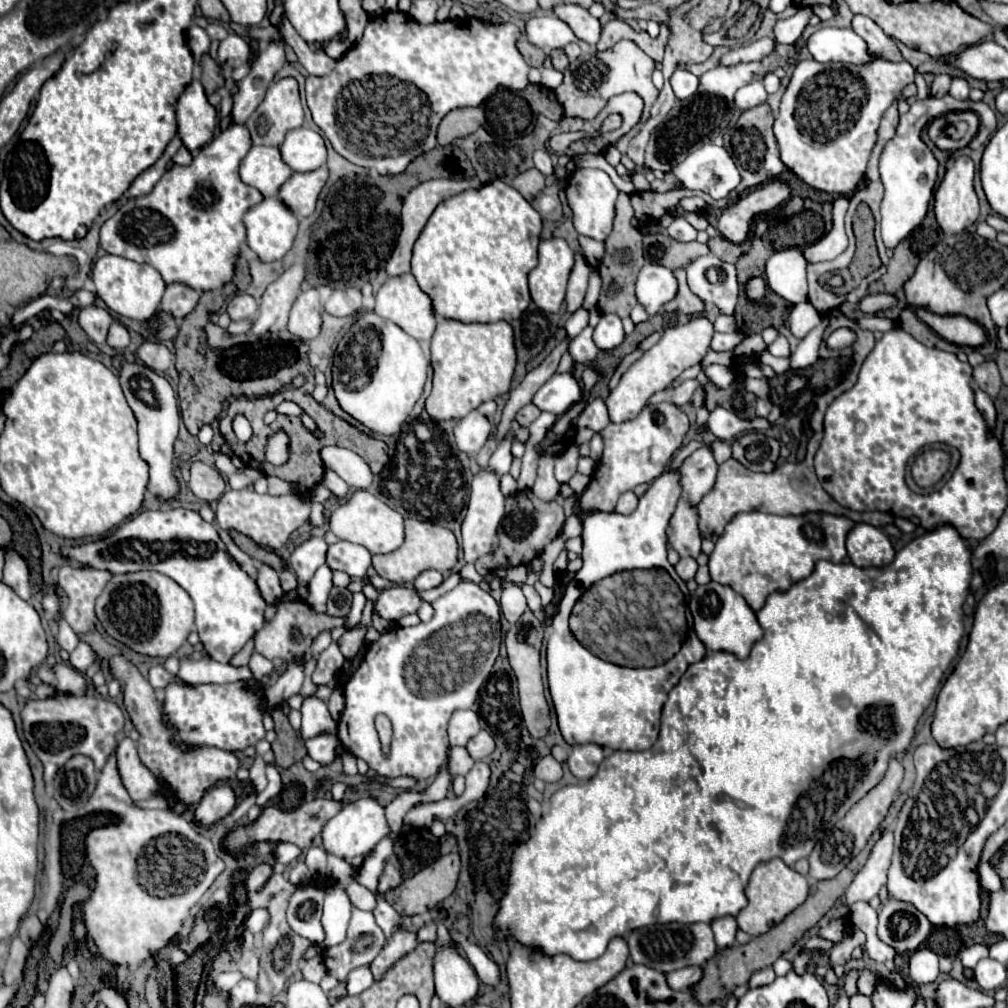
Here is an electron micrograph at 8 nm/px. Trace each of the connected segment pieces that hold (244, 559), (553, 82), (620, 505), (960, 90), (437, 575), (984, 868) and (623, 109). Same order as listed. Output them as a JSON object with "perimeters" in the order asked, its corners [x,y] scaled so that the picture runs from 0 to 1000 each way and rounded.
{"perimeters":[[[[227,538],[225,544],[227,544],[227,550],[235,556],[235,560],[239,560],[239,563],[253,573],[253,571],[255,571],[255,563],[253,563],[253,560],[251,560],[251,554],[249,554],[247,550],[243,550],[233,538]]],[[[537,67],[537,85],[541,87],[553,87],[559,81],[559,73],[551,67]]],[[[620,488],[620,490],[614,494],[610,508],[614,508],[614,510],[626,510],[626,508],[630,508],[632,500],[634,500],[634,494],[632,494],[628,488]]],[[[957,77],[945,79],[945,81],[943,81],[943,87],[941,87],[941,95],[945,95],[947,99],[959,99],[959,97],[961,97],[959,79],[957,79]]],[[[424,565],[424,567],[418,567],[410,579],[414,585],[428,585],[428,583],[434,583],[438,577],[439,577],[438,567]]],[[[973,855],[969,865],[971,865],[971,875],[979,885],[987,885],[987,883],[993,881],[993,871],[991,871],[989,863],[981,855]]],[[[620,91],[614,95],[608,95],[598,111],[612,111],[618,115],[618,129],[628,127],[636,115],[638,115],[638,97],[630,91]]]]}

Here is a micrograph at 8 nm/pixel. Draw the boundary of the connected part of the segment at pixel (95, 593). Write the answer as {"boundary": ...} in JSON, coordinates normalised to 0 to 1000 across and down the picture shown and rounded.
{"boundary":[[[68,560],[59,565],[59,579],[68,591],[64,603],[64,615],[76,629],[88,629],[94,625],[96,609],[94,595],[110,577],[112,569],[108,565],[92,563],[70,563]]]}

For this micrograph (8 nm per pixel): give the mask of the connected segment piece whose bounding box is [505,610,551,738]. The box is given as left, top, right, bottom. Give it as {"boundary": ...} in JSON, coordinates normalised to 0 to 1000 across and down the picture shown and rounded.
{"boundary":[[[523,605],[503,627],[501,631],[501,641],[503,641],[503,651],[507,657],[507,663],[511,665],[513,677],[515,677],[515,694],[517,694],[517,708],[523,718],[523,724],[527,726],[529,732],[541,732],[547,712],[545,712],[545,698],[541,694],[539,687],[539,677],[537,677],[537,657],[535,657],[535,645],[537,645],[537,635],[539,635],[539,621],[537,617],[529,611],[527,605]]]}

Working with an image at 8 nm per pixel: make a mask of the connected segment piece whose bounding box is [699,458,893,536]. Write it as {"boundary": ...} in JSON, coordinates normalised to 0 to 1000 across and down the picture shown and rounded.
{"boundary":[[[723,454],[713,462],[713,476],[709,478],[709,484],[693,498],[693,524],[695,530],[709,530],[715,532],[719,528],[719,522],[735,508],[763,508],[763,510],[785,510],[785,512],[797,512],[803,508],[820,508],[820,510],[830,510],[838,512],[846,518],[858,518],[864,522],[880,522],[886,520],[886,514],[882,510],[872,510],[872,508],[846,508],[842,504],[832,502],[818,486],[814,486],[813,476],[807,466],[807,456],[797,456],[797,458],[781,457],[777,462],[769,464],[763,470],[755,468],[745,468],[731,456]]]}

